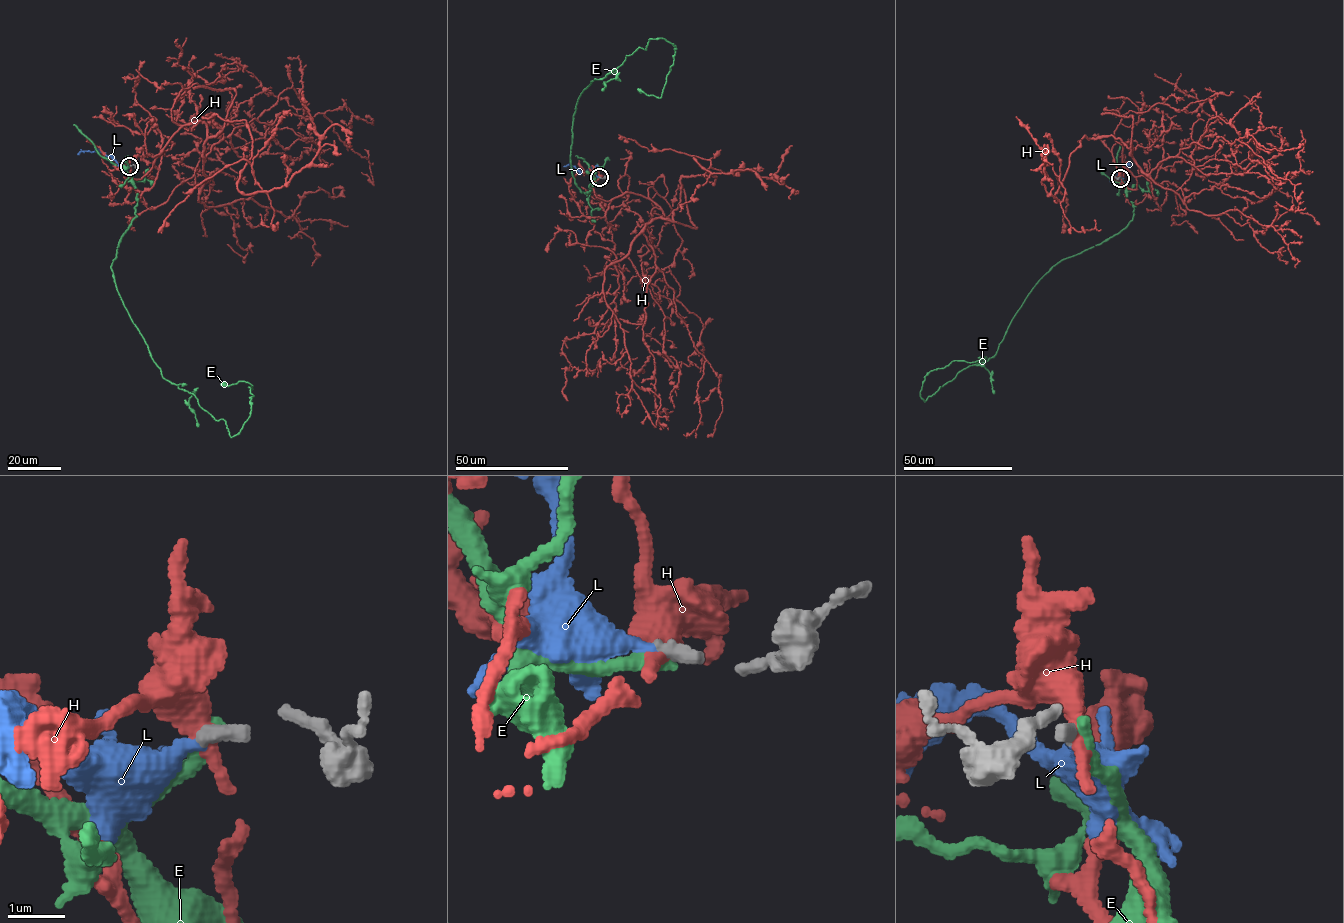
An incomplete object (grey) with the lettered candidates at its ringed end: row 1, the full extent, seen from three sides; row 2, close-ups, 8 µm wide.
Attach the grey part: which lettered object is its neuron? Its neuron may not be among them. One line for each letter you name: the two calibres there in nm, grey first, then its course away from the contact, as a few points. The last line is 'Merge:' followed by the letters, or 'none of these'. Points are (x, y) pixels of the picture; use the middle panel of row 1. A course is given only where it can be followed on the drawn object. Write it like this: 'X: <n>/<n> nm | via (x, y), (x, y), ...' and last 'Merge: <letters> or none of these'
L: 240/280 nm | via (599, 177), (593, 169), (581, 172), (574, 166), (563, 166)
Merge: L

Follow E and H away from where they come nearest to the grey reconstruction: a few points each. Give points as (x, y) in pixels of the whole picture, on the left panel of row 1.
E: (129, 165), (137, 205), (110, 267), (118, 294), (162, 376), (231, 437), (252, 386), (220, 384)
H: (129, 165), (215, 136), (209, 114), (246, 121), (237, 189), (267, 192), (241, 159), (158, 232)

